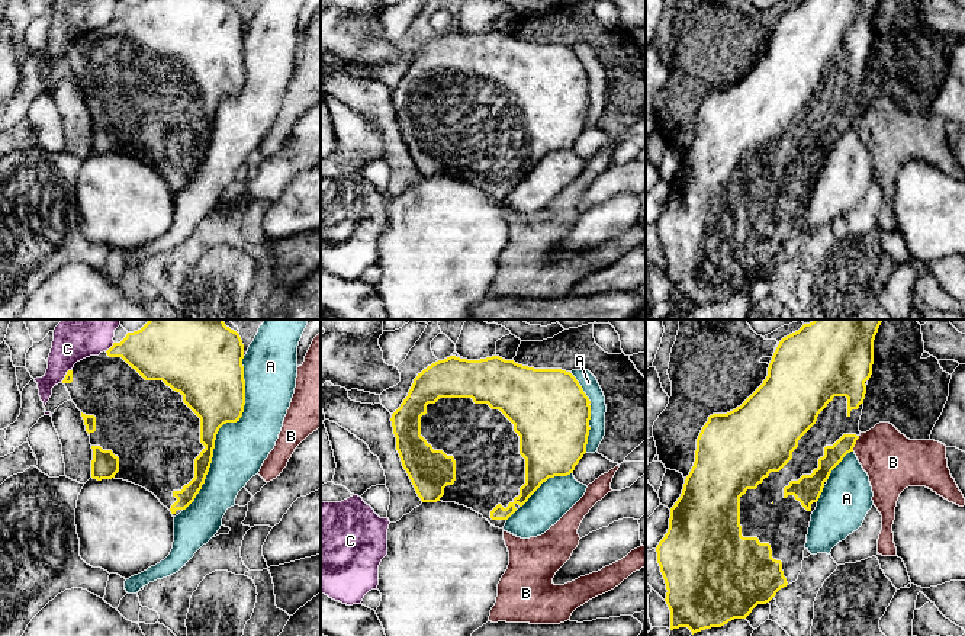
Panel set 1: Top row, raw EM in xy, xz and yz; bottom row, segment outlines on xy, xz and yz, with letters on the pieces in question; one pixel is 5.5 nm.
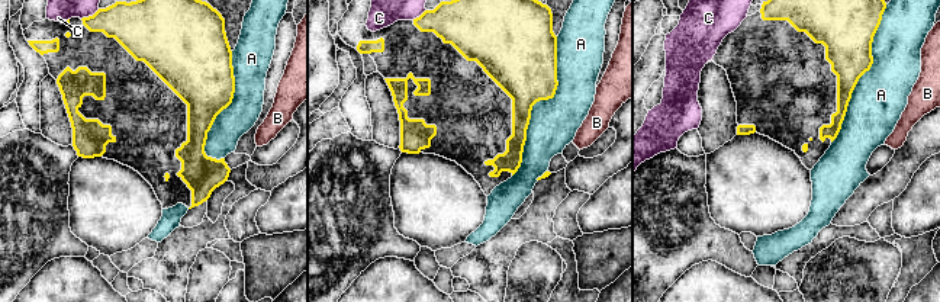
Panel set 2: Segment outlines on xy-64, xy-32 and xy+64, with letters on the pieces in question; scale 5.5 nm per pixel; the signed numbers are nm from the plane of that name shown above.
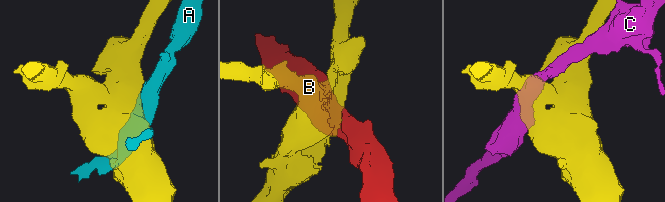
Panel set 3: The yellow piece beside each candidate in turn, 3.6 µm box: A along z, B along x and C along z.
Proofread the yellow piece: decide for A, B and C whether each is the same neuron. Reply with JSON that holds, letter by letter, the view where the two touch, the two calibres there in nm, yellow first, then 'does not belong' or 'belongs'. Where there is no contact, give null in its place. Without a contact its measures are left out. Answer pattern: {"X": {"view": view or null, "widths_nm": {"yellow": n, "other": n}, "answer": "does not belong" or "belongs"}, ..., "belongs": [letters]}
{"A": {"view": "xy", "widths_nm": {"yellow": 360, "other": 300}, "answer": "does not belong"}, "B": {"view": "yz", "widths_nm": {"yellow": 110, "other": 320}, "answer": "does not belong"}, "C": {"view": "xy", "widths_nm": {"yellow": 300, "other": 200}, "answer": "does not belong"}, "belongs": []}

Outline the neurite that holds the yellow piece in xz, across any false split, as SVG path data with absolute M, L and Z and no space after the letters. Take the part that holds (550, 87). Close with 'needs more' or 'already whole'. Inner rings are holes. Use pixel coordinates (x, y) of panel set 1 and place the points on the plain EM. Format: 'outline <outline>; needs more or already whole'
outline M450 30L444 35L432 38L418 48L408 67L408 71L392 89L390 96L402 141L422 177L456 177L482 189L483 193L486 193L492 200L504 203L506 195L528 176L528 173L541 161L543 157L546 157L549 152L567 151L573 148L575 141L586 128L588 110L591 105L589 78L589 73L570 46L562 44L534 44L518 39L514 35L505 35L499 30L480 35L467 35Z; needs more

